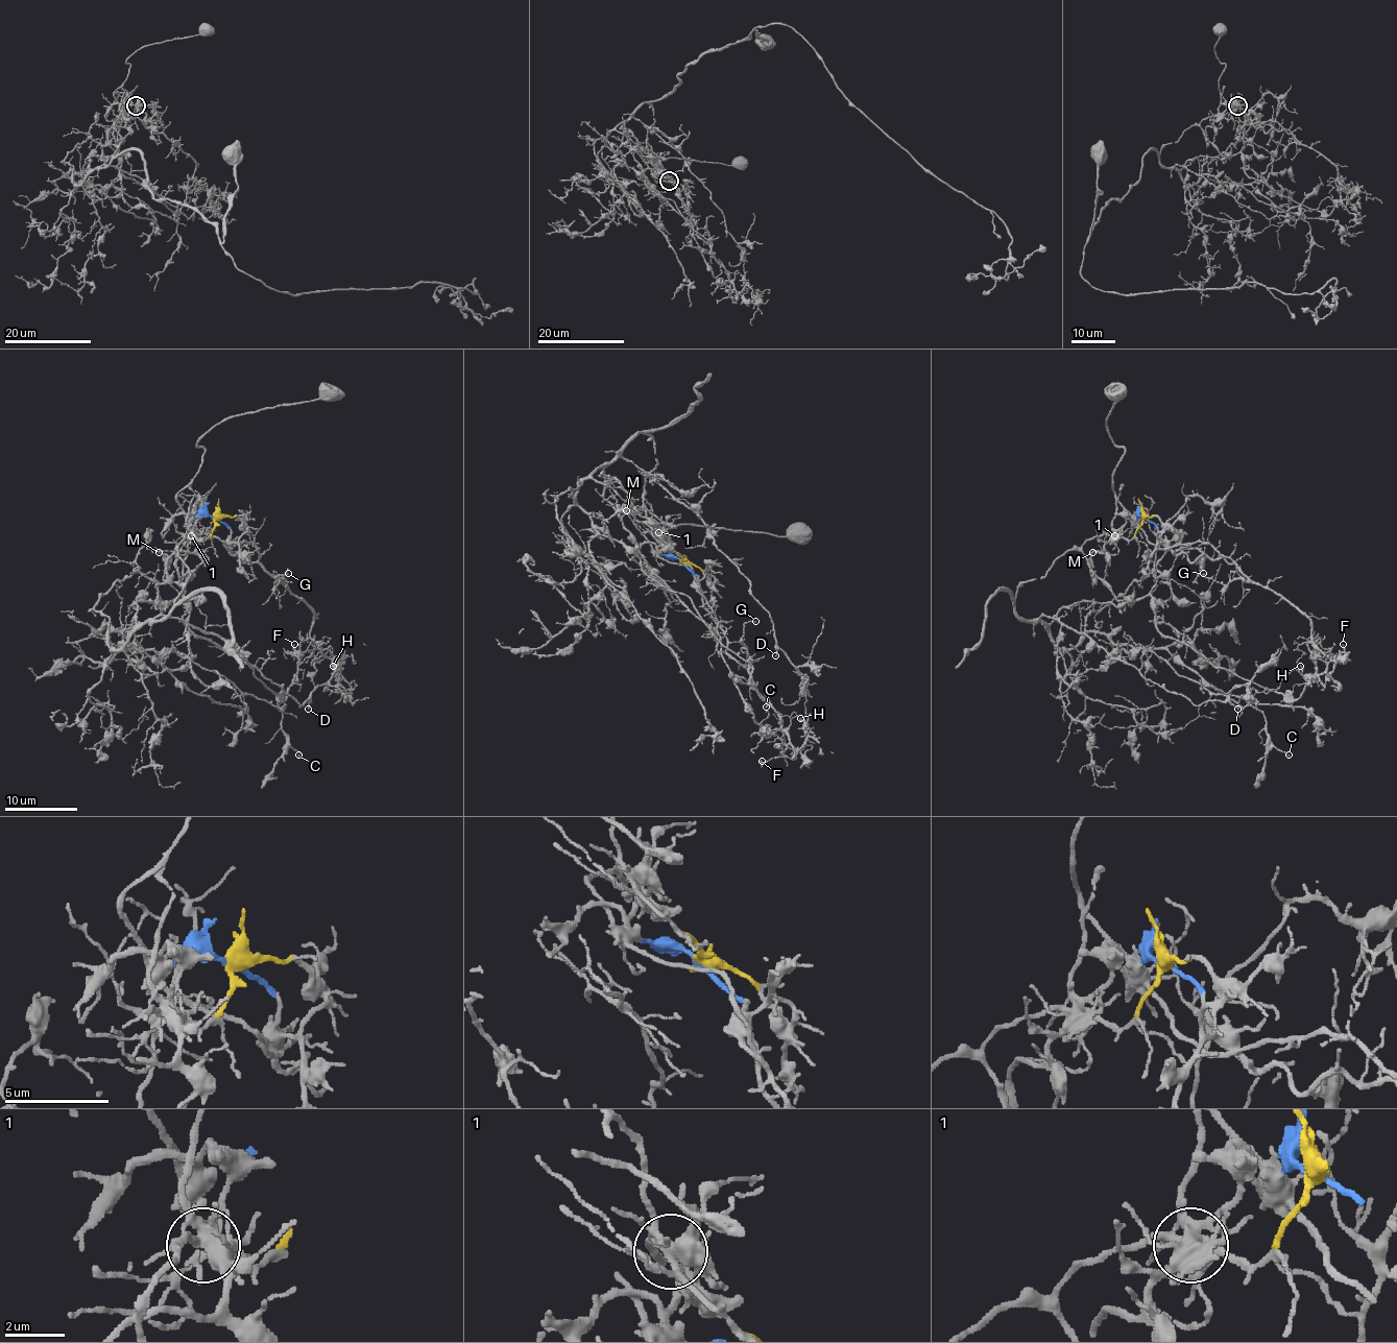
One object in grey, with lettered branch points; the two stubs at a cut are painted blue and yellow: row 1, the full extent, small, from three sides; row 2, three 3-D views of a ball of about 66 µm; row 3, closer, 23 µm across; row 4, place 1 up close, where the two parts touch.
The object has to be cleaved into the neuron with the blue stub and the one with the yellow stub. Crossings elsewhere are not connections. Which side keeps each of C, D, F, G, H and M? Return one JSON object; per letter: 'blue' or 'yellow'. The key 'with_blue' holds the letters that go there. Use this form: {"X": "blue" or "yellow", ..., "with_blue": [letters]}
{"C": "yellow", "D": "yellow", "F": "blue", "G": "blue", "H": "blue", "M": "yellow", "with_blue": ["F", "G", "H"]}

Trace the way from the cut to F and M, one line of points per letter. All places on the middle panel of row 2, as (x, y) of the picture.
F: (681, 561), (698, 576), (702, 605), (727, 640), (727, 652), (789, 737), (784, 753), (762, 761)
M: (681, 561), (671, 548), (626, 509)

